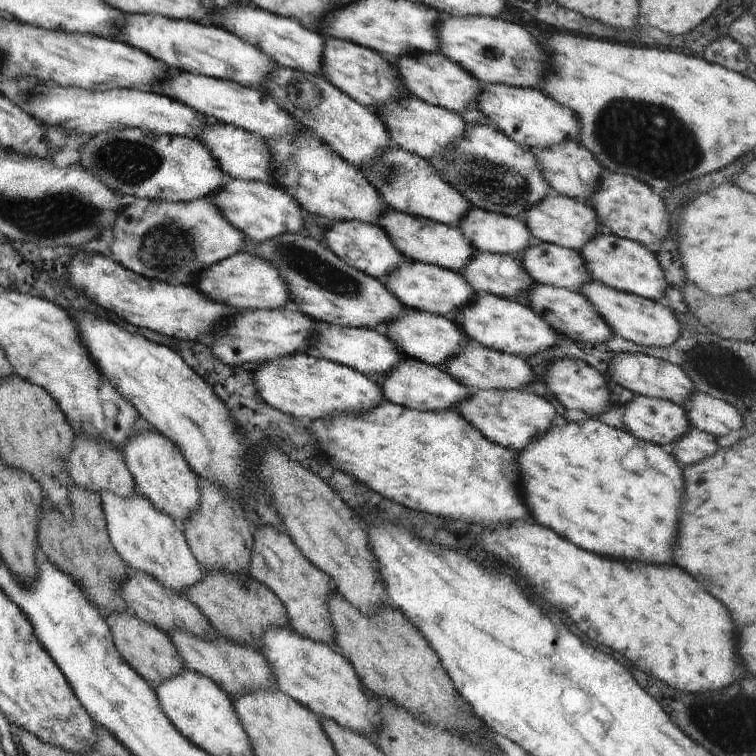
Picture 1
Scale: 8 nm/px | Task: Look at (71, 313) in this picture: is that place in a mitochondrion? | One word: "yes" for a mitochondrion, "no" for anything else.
no

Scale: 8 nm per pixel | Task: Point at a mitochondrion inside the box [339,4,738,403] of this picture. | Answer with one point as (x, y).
(651, 139)

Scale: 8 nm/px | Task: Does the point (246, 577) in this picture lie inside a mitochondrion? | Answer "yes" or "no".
no

